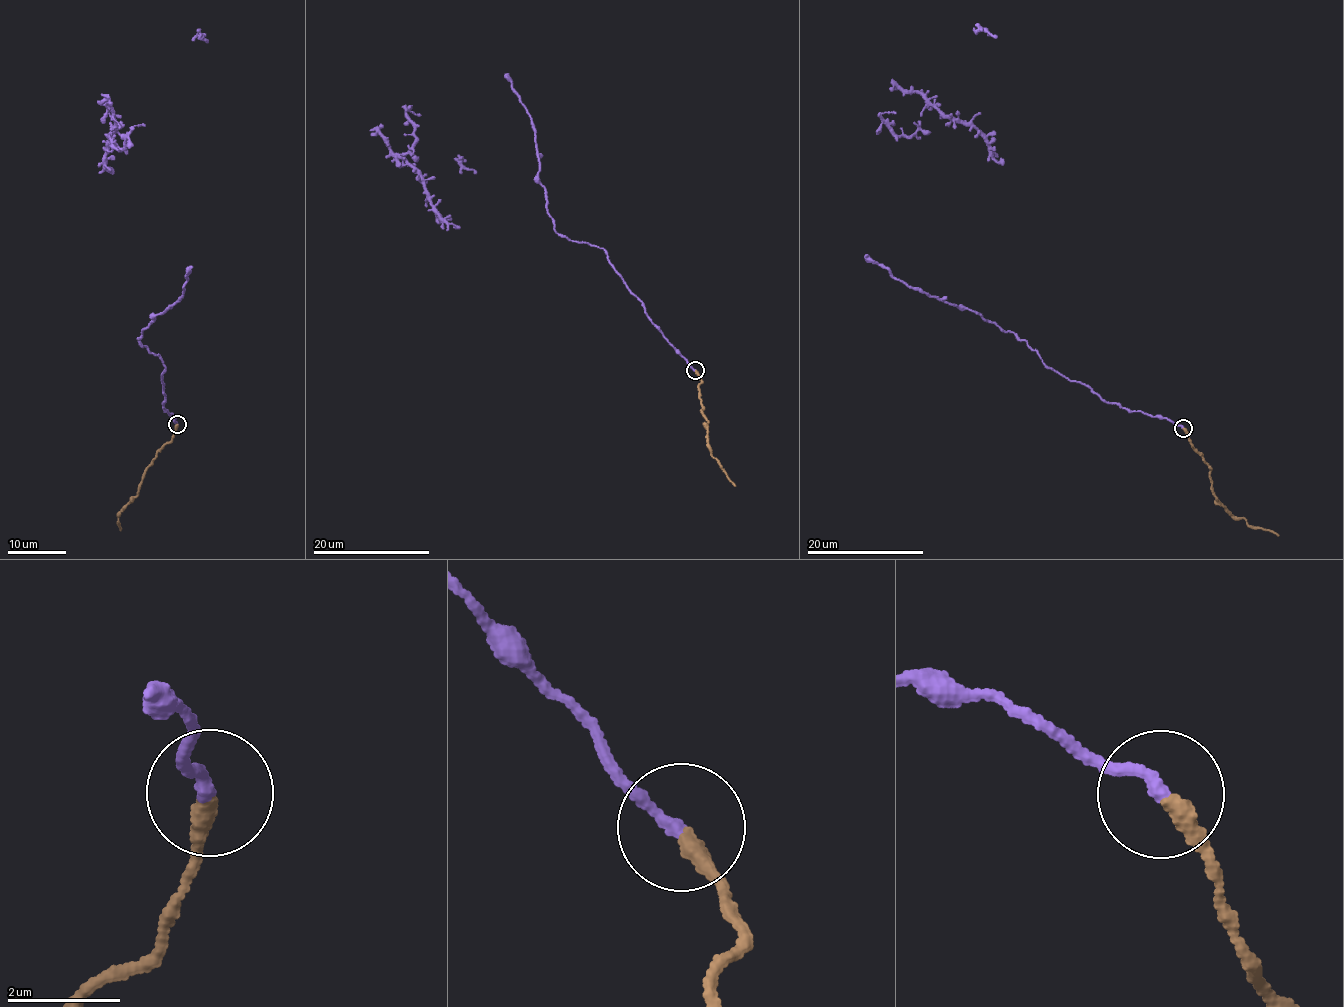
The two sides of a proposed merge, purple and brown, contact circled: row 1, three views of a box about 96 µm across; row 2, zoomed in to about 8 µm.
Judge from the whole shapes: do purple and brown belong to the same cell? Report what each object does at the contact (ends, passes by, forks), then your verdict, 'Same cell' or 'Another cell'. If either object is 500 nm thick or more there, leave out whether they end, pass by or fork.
At the ring purple ends. At the ring brown ends. Another cell

